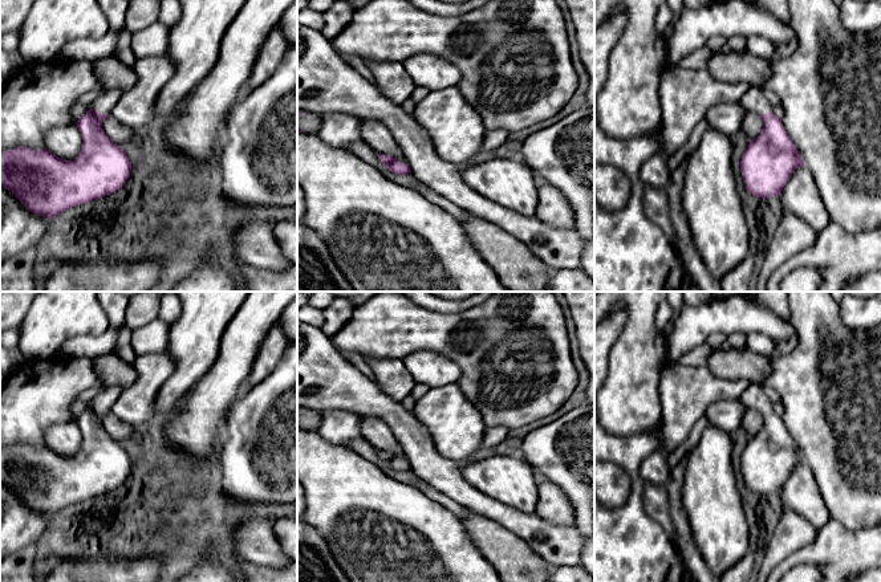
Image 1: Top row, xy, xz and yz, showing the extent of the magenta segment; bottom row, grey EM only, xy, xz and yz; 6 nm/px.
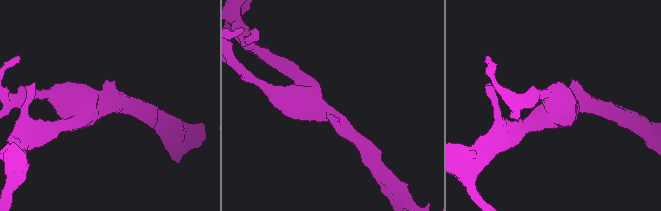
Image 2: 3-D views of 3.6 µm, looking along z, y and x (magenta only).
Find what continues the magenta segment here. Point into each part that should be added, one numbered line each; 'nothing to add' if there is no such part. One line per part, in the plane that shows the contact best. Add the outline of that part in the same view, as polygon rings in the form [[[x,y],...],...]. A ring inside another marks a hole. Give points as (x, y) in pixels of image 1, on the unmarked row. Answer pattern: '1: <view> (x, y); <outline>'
1: xy (104, 401); [[[106,386],[105,388],[101,388],[97,396],[90,400],[90,406],[101,410],[101,411],[109,411],[113,406],[113,403],[117,400],[117,398],[122,394],[123,388],[118,386]]]

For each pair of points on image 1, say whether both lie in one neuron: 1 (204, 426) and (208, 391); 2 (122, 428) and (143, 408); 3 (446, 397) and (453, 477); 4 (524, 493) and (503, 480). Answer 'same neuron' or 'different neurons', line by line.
1: same neuron
2: different neurons
3: different neurons
4: same neuron

